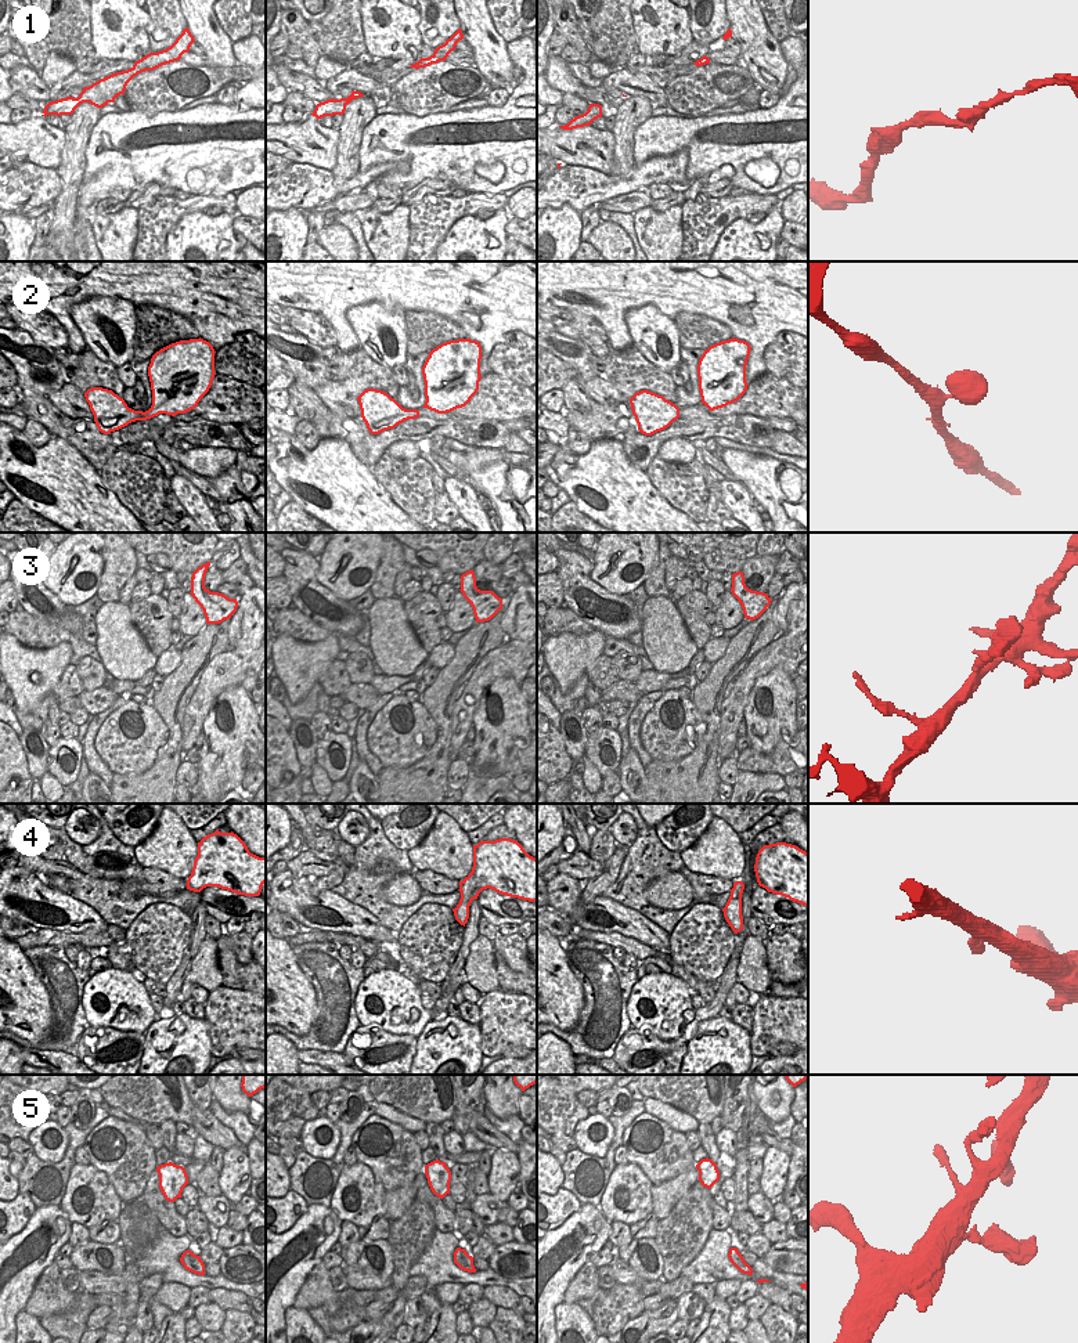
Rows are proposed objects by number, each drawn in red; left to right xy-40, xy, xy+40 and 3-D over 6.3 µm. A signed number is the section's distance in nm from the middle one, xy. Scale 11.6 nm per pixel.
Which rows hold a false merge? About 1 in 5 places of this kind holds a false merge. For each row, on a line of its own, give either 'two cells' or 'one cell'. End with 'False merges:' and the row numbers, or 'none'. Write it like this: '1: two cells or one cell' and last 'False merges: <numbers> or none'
1: one cell
2: one cell
3: one cell
4: one cell
5: one cell
False merges: none

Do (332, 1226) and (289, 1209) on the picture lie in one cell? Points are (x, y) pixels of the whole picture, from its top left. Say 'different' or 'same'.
different

